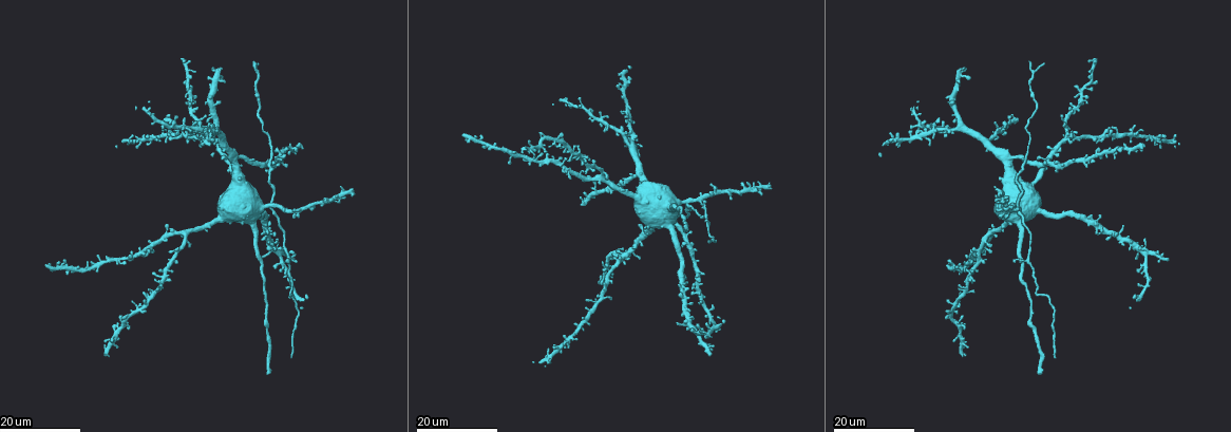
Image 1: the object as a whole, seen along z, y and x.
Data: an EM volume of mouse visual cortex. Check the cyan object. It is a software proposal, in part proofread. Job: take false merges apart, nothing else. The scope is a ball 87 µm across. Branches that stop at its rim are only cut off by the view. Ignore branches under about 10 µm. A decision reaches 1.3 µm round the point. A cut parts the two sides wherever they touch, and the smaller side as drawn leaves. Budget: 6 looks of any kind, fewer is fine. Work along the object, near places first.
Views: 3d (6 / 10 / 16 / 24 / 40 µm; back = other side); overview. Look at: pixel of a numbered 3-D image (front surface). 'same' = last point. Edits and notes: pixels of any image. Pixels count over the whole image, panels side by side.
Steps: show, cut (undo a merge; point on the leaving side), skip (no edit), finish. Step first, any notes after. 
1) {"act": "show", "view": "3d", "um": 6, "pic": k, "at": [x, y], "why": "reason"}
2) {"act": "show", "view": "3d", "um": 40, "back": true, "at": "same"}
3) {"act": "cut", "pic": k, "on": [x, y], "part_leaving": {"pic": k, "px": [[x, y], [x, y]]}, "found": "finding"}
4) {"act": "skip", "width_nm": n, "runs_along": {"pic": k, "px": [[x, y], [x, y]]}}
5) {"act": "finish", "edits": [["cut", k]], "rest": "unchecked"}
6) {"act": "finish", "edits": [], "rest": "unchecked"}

{"act": "show", "view": "3d", "um": 16, "pic": 1, "at": [624, 135], "why": "three-way junction"}

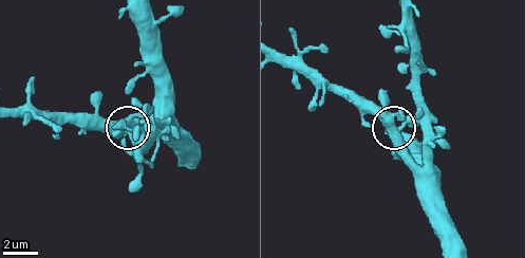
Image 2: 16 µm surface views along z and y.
{"act": "show", "view": "3d", "um": 10, "pic": 2, "at": [128, 118], "why": "closer look"}

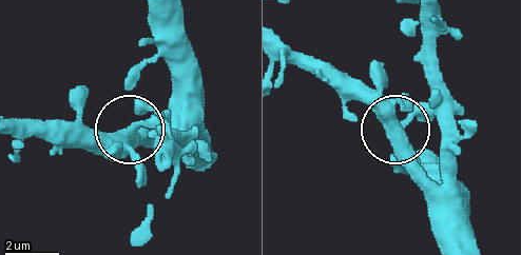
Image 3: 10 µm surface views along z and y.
{"act": "show", "view": "3d", "um": 6, "pic": 3, "at": [397, 122]}

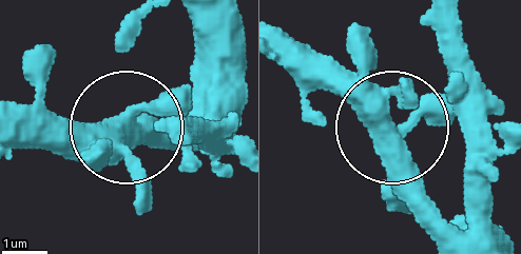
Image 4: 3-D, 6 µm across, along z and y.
{"act": "skip", "side_arm_um": 21, "found": "one cell here"}

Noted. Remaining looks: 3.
{"act": "show", "view": "3d", "um": 16, "pic": 1, "at": [289, 254], "why": "thin neck"}

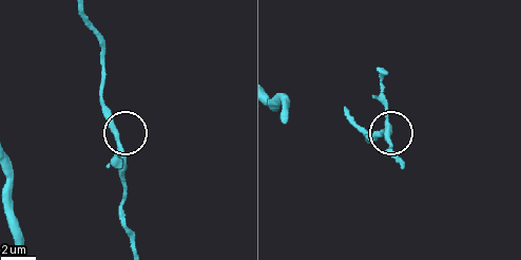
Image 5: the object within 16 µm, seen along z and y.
{"act": "show", "view": "3d", "um": 10, "pic": 5, "at": [118, 143], "why": "zoom in"}

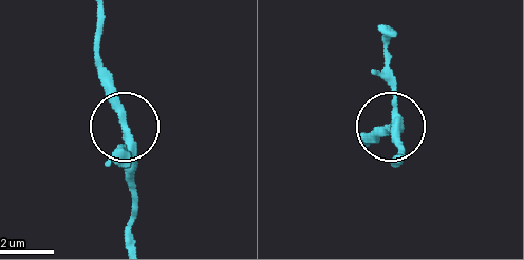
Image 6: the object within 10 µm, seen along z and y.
{"act": "skip", "width_nm": 300, "found": "all the same cell"}

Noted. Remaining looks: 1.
{"act": "finish", "edits": [], "rest": "unchecked"}

